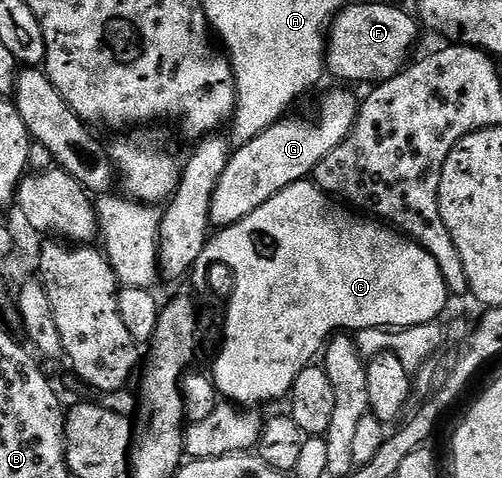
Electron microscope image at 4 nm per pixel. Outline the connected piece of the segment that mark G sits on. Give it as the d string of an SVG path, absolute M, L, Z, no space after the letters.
M342 90L346 91L330 91L319 101L318 116L315 119L283 117L272 124L268 130L261 131L255 139L248 141L248 145L237 148L231 154L224 173L220 173L216 191L212 193L211 228L221 229L231 227L233 223L239 223L244 217L248 217L248 213L260 209L260 205L264 205L264 201L268 201L276 193L288 189L288 185L301 183L313 176L314 171L320 165L320 161L324 161L324 157L328 157L328 153L332 153L332 149L336 149L336 145L340 145L349 137L351 129L354 128L354 122L358 119L359 96L356 97L350 92L353 90Z

